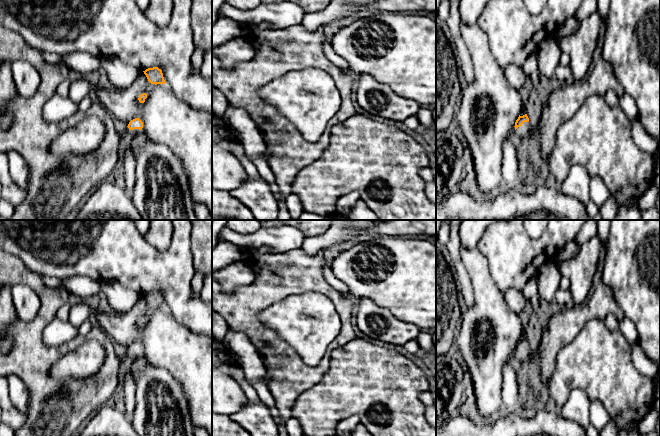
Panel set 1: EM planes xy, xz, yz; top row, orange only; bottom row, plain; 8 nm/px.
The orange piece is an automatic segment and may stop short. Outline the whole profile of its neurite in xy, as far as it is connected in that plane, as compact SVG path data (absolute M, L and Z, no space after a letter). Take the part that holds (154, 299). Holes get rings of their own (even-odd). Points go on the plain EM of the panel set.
M158 291L148 292L143 296L151 308L165 308L162 294Z

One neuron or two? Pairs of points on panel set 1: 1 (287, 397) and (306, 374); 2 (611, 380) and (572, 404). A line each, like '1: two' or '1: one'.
1: one
2: two

